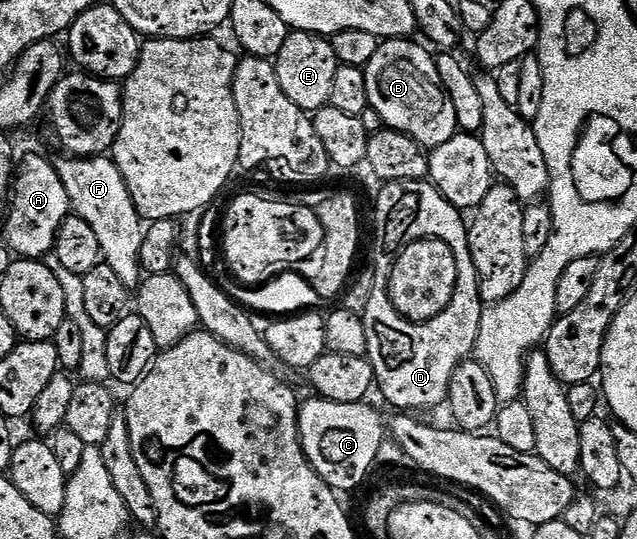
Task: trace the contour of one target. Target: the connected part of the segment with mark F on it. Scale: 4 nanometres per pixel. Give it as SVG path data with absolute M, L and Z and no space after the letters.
M62 156L62 159L57 159L56 165L70 197L73 213L83 218L92 228L92 232L96 232L96 240L100 240L102 262L111 266L126 287L137 287L144 277L140 260L144 219L134 207L132 196L124 184L124 176L120 176L116 164L106 156Z

